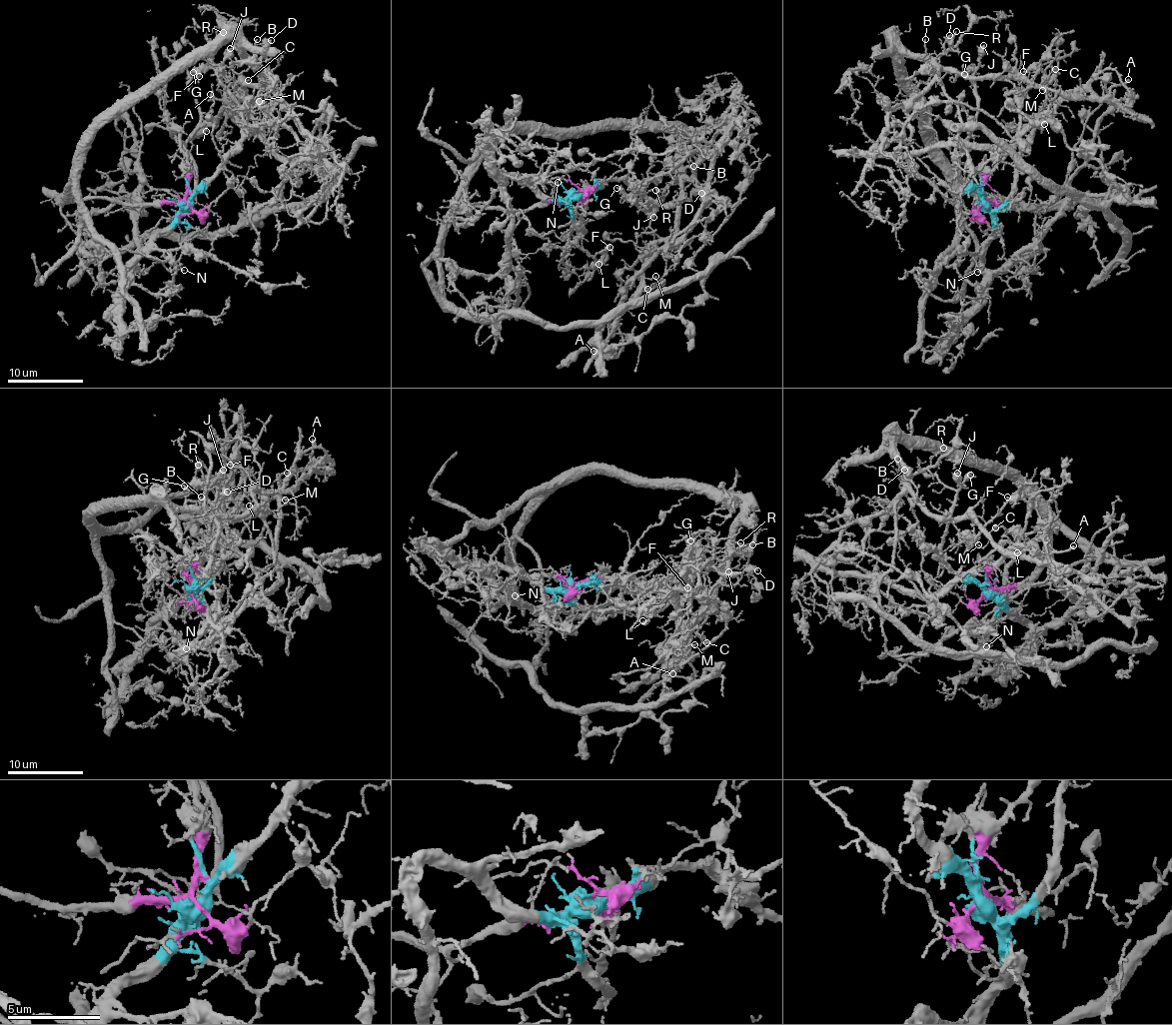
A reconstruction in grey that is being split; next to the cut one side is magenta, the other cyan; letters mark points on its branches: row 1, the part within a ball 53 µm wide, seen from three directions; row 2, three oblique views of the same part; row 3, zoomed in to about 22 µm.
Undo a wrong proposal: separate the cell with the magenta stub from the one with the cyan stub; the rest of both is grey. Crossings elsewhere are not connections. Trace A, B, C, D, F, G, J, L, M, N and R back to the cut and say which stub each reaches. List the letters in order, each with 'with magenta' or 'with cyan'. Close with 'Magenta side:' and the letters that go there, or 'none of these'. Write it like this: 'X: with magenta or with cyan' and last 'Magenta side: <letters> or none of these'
A: with magenta
B: with magenta
C: with magenta
D: with magenta
F: with cyan
G: with cyan
J: with cyan
L: with cyan
M: with magenta
N: with cyan
R: with magenta
Magenta side: A, B, C, D, M, R

